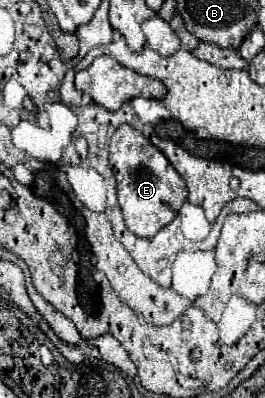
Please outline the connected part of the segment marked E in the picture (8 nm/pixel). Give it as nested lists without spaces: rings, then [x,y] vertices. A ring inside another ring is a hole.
[[[121,125],[109,141],[109,165],[117,179],[117,199],[127,229],[137,237],[153,237],[167,227],[187,199],[187,185],[167,157],[135,127]]]

